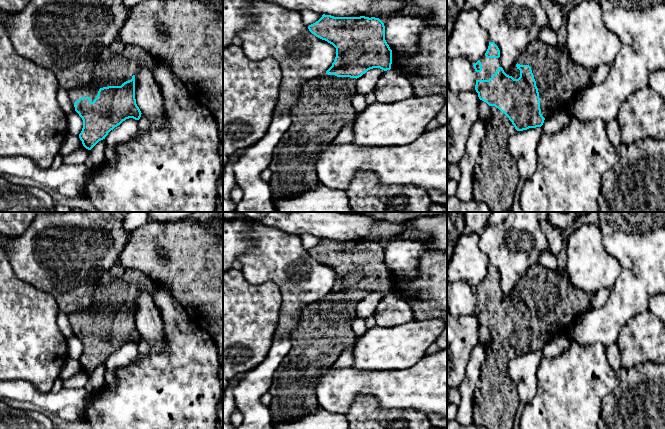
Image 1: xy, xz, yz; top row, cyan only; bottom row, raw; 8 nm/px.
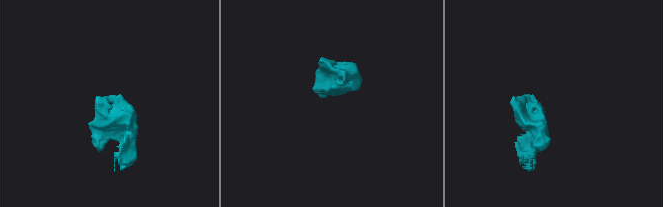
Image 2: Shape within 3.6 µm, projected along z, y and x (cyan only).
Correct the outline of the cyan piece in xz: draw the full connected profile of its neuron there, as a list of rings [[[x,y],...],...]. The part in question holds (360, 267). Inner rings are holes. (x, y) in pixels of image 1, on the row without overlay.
[[[323,238],[308,253],[316,261],[332,268],[336,272],[336,281],[324,299],[300,310],[298,324],[290,335],[291,348],[273,373],[269,389],[272,401],[268,408],[272,423],[303,417],[320,408],[316,396],[318,379],[358,338],[351,327],[357,317],[357,303],[373,292],[391,293],[392,274],[385,264],[384,247],[379,242]]]

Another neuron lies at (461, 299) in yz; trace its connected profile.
[[[460,280],[450,284],[447,304],[450,315],[470,316],[475,314],[477,298],[473,288],[465,280]]]

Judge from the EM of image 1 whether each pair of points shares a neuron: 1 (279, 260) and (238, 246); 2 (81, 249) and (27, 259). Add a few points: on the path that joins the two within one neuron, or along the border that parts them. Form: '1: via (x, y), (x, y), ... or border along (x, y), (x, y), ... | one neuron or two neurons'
1: border along (251, 226), (253, 245), (239, 257), (238, 267) | two neurons
2: via (68, 249), (57, 254), (40, 256) | one neuron

